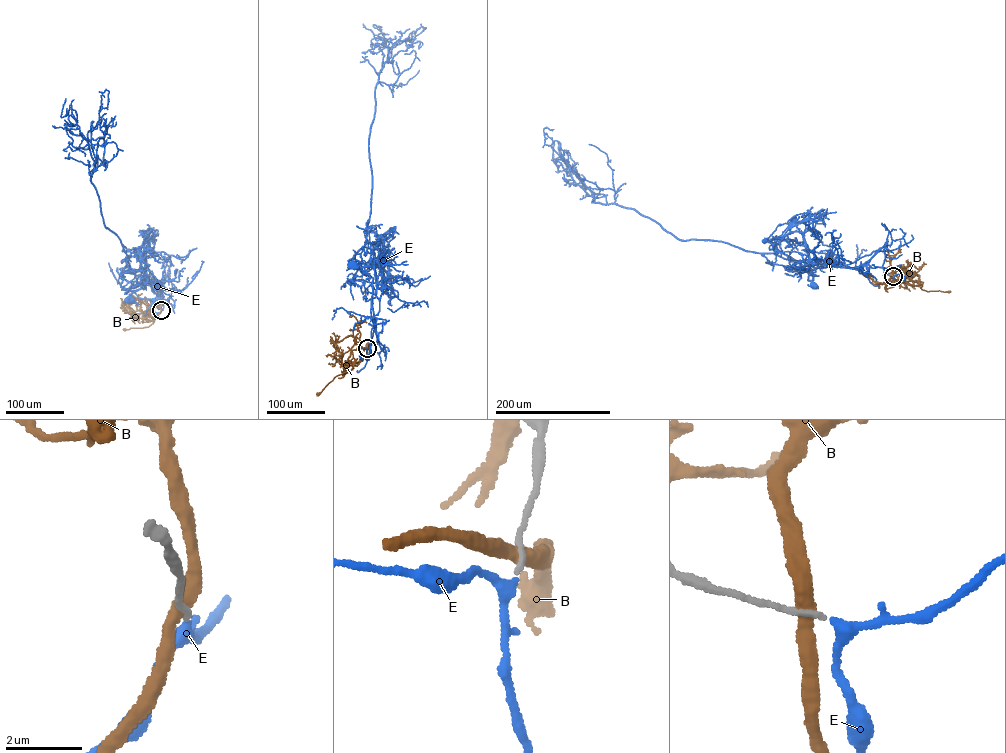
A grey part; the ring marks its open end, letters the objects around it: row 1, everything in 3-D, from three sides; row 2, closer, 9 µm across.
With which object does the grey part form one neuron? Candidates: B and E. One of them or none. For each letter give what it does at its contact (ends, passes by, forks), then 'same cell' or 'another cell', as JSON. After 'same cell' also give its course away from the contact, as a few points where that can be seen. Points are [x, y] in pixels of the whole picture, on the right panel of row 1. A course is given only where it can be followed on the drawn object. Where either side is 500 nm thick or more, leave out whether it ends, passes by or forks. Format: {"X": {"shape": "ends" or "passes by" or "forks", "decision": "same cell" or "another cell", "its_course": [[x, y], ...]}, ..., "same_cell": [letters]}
{"B": {"shape": "passes by", "decision": "another cell"}, "E": {"shape": "passes by", "decision": "same cell", "its_course": [[893, 276], [901, 273], [897, 268], [872, 268], [867, 263], [861, 271], [811, 260], [808, 279], [812, 285]]}, "same_cell": ["E"]}

